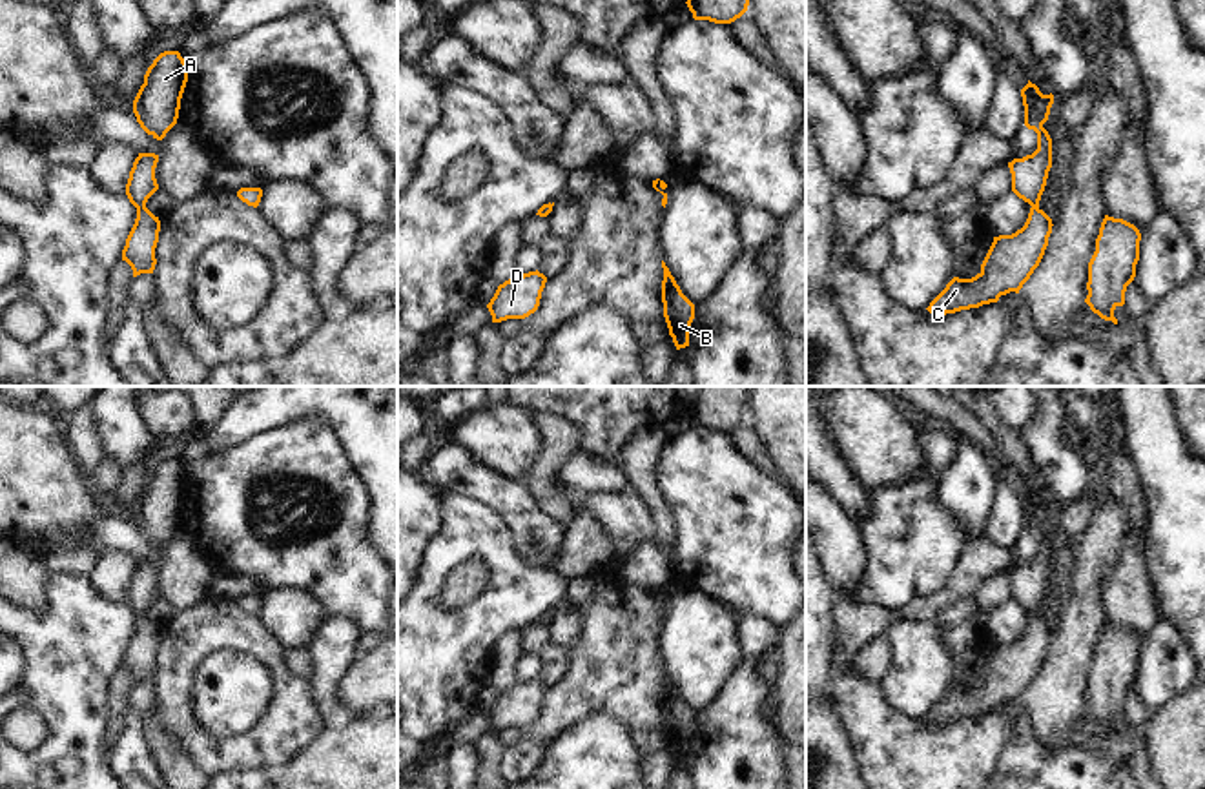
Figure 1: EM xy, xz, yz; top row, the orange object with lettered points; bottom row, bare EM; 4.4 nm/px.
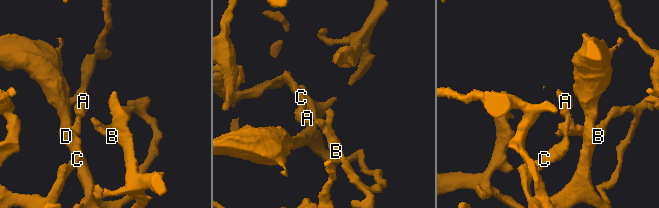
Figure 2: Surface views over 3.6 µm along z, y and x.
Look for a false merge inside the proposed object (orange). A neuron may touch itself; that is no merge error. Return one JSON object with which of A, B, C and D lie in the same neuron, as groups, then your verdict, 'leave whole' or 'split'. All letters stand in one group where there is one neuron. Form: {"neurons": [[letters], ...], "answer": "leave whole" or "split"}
{"neurons": [["A", "B", "C", "D"]], "answer": "leave whole"}

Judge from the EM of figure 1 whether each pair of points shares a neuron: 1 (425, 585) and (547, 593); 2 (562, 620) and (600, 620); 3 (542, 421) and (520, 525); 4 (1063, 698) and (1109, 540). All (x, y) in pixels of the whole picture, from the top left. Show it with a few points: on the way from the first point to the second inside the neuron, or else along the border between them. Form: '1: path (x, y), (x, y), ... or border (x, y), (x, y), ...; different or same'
1: path (442, 618), (485, 618), (513, 600); same
2: border (582, 611), (582, 629), (569, 655); different
3: border (522, 481), (535, 505), (555, 523); different
4: path (1069, 658), (1083, 620), (1089, 580); same

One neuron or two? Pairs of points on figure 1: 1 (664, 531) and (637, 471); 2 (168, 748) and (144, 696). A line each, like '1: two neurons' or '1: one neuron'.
1: one neuron
2: one neuron

